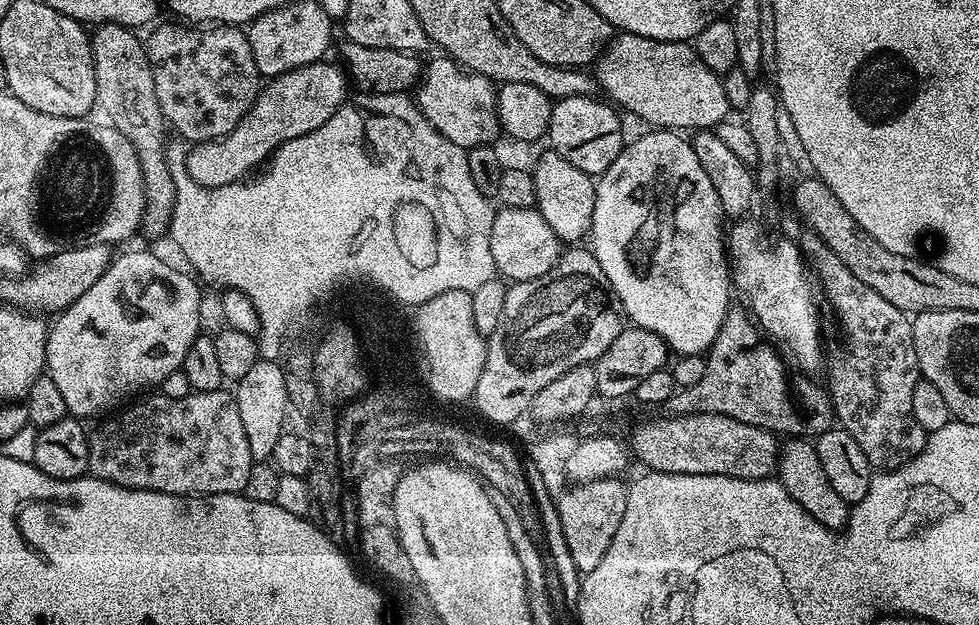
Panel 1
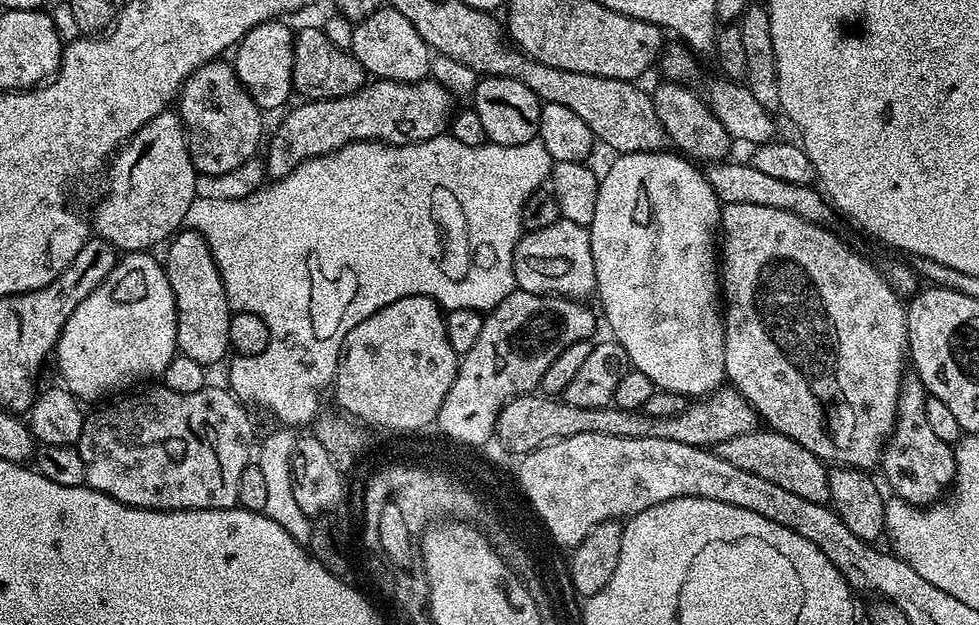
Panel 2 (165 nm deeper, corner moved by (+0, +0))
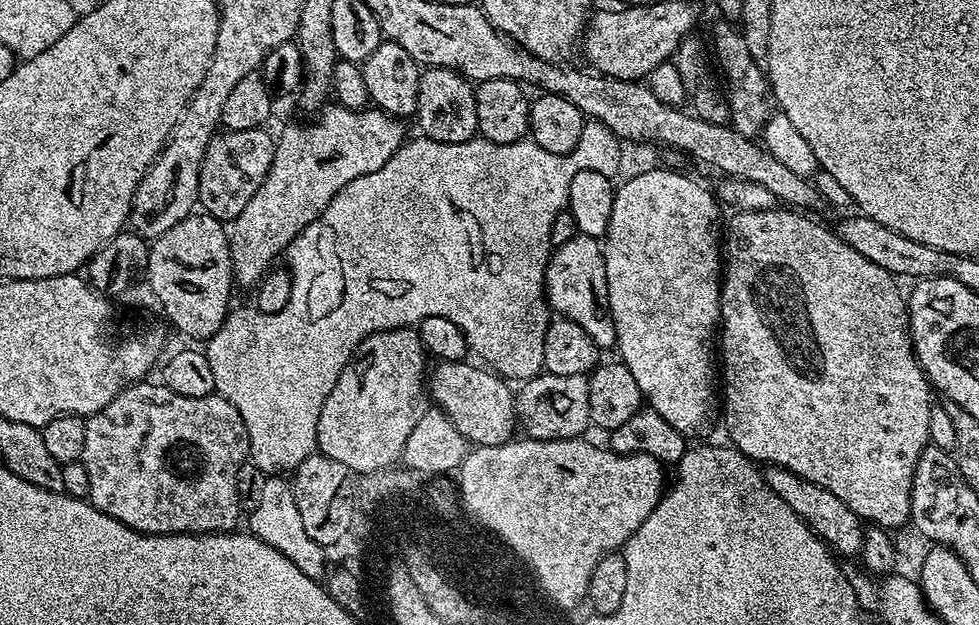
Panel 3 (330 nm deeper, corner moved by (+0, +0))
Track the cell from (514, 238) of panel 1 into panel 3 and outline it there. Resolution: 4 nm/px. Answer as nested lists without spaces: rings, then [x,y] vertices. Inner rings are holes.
[[[577,234],[570,238],[570,242],[555,245],[552,255],[548,257],[544,294],[553,313],[570,322],[578,322],[578,326],[582,326],[582,330],[586,330],[586,334],[590,334],[602,350],[615,349],[616,331],[608,305],[604,249],[597,237]]]

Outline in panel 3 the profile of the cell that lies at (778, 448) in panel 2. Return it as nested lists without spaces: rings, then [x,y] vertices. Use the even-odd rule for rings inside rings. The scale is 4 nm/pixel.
[[[767,465],[763,471],[767,485],[778,494],[792,510],[807,522],[809,529],[820,537],[823,543],[841,557],[852,558],[859,555],[864,538],[864,524],[859,516],[850,510],[840,498],[817,484],[808,483],[804,479],[786,471],[780,465]]]

